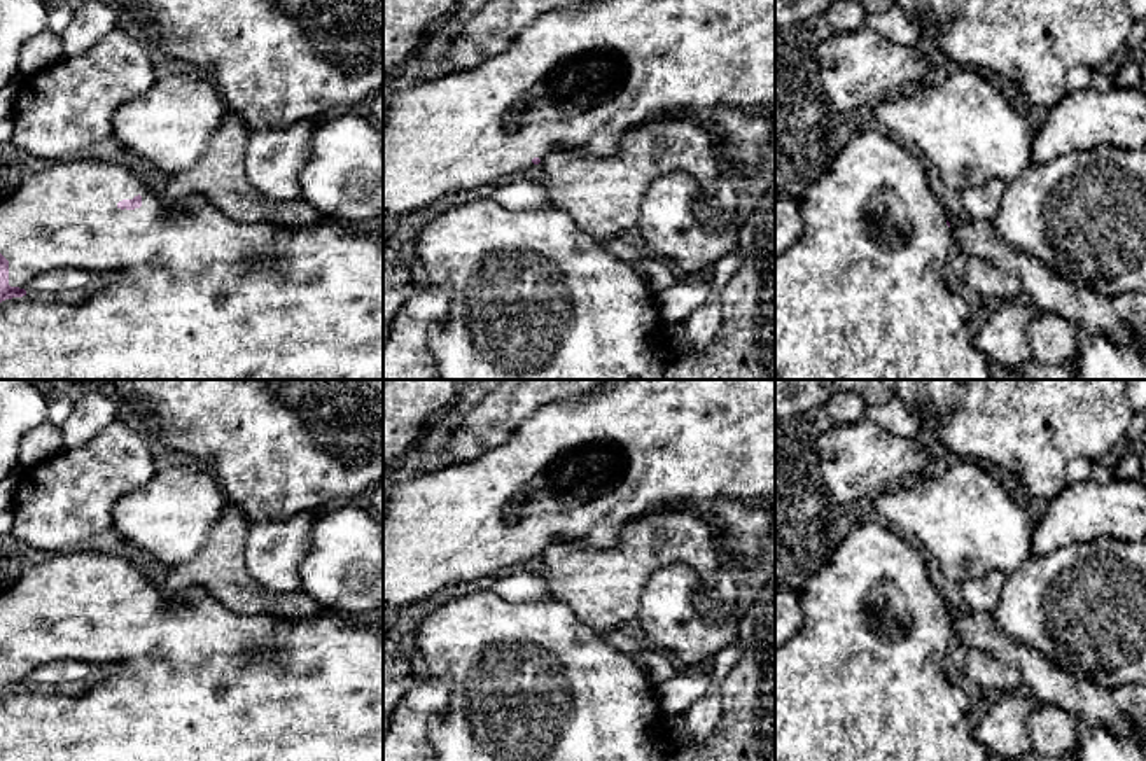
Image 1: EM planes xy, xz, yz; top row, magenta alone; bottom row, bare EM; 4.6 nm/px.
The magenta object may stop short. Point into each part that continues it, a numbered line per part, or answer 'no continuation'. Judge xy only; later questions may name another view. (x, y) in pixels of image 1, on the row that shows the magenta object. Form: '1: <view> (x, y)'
1: xy (198, 296)

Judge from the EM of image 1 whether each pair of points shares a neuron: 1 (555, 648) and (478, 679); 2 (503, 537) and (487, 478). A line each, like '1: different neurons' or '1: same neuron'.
1: same neuron
2: same neuron

